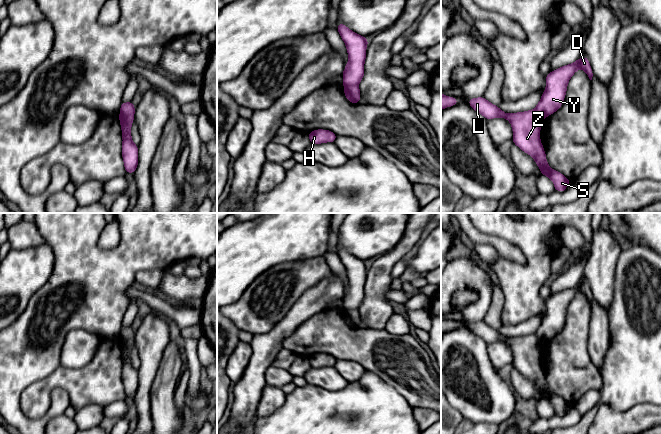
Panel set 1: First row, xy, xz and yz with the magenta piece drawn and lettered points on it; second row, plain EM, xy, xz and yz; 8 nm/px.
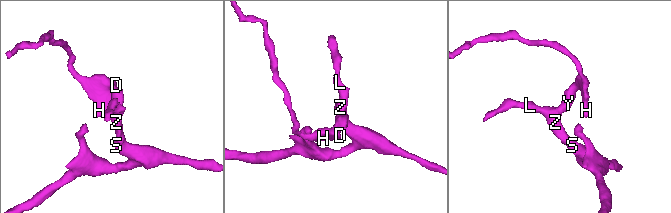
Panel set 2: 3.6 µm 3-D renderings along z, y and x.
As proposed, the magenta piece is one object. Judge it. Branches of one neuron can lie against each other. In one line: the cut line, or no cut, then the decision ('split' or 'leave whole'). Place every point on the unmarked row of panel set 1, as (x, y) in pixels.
cut xy (120, 337), (128, 337), (133, 340); split

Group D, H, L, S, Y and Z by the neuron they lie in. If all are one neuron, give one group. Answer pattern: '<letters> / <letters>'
D H Y / L S Z

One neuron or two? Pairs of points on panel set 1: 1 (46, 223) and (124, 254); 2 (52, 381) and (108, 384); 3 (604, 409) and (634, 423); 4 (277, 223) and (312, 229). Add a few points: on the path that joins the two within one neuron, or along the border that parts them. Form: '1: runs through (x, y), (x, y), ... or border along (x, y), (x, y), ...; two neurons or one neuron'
1: runs through (65, 232), (89, 256), (105, 256); one neuron
2: runs through (66, 380), (76, 380), (80, 384), (94, 384); one neuron
3: runs through (611, 416), (617, 422), (627, 422); one neuron
4: runs through (286, 227), (303, 229); one neuron

